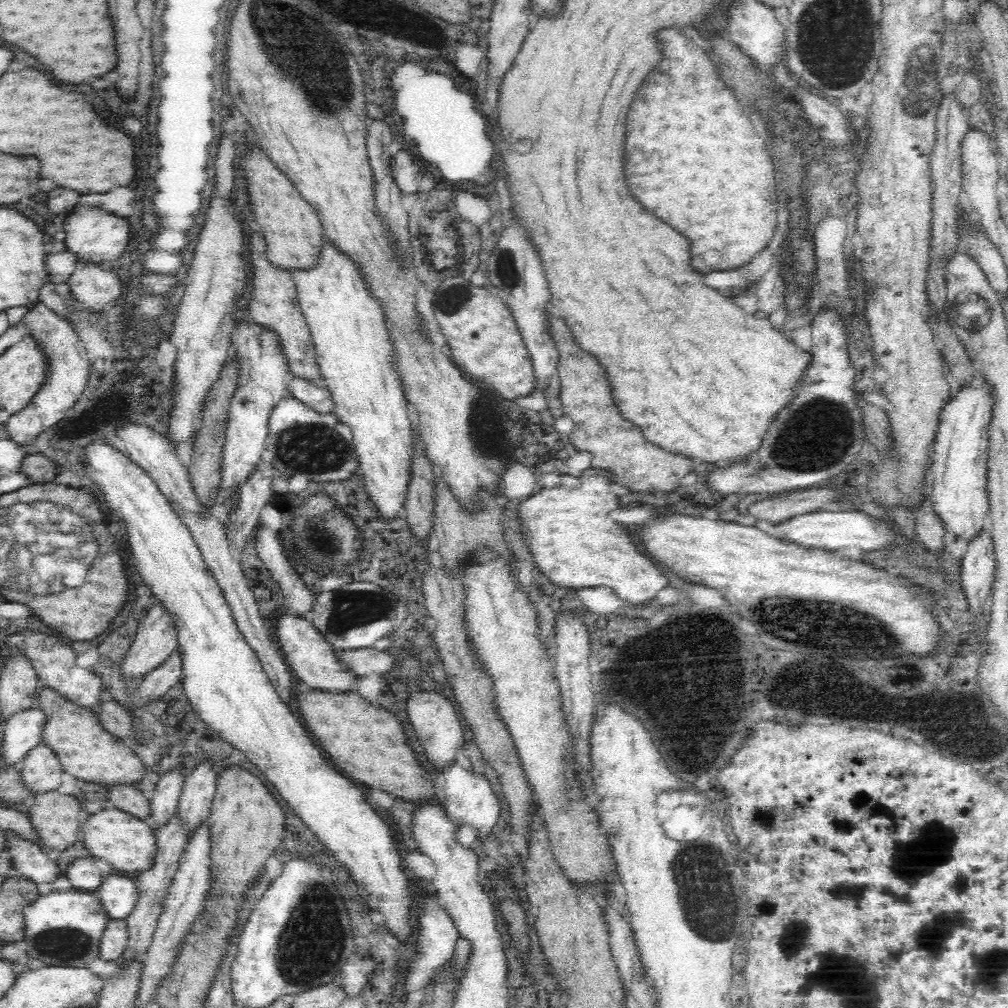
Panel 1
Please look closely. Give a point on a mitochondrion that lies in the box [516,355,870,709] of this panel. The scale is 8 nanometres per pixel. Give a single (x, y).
(814, 437)

